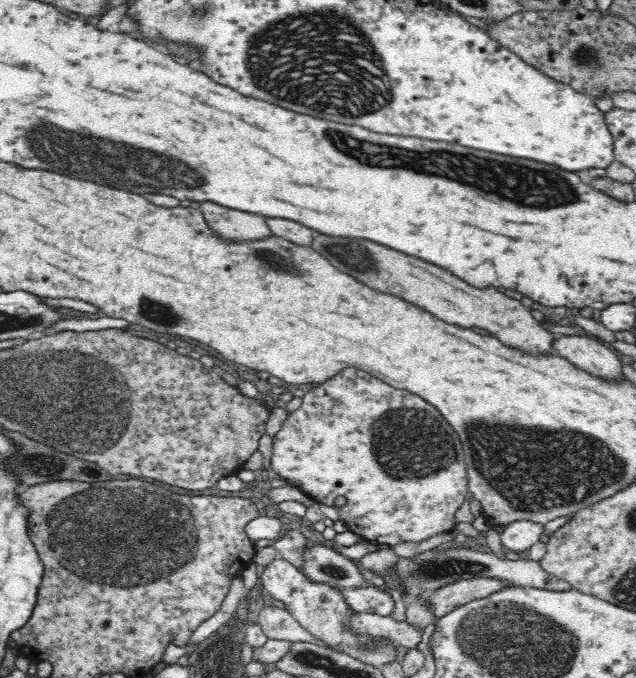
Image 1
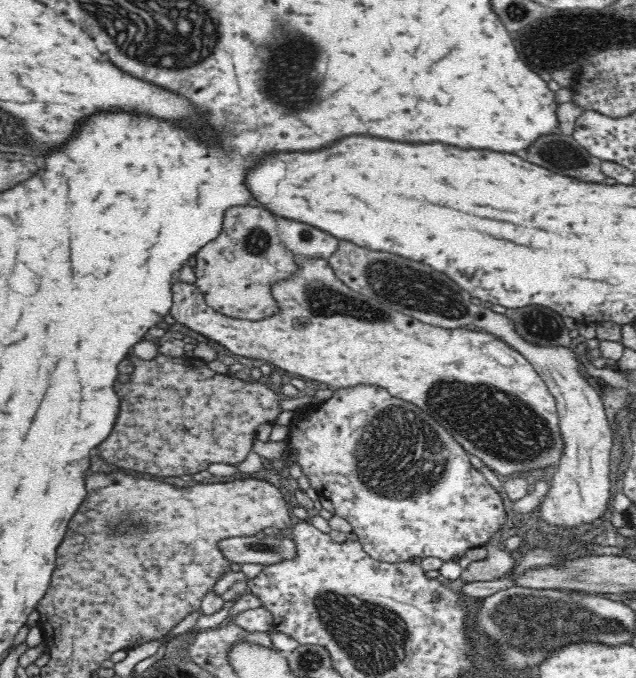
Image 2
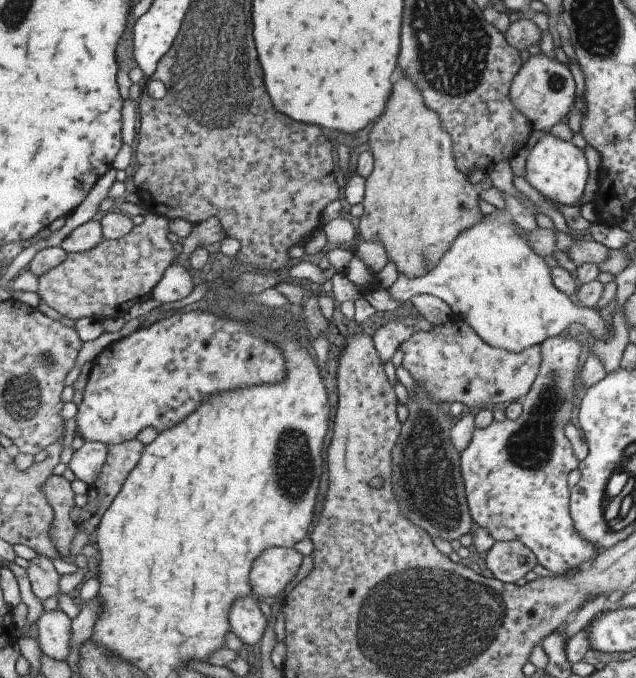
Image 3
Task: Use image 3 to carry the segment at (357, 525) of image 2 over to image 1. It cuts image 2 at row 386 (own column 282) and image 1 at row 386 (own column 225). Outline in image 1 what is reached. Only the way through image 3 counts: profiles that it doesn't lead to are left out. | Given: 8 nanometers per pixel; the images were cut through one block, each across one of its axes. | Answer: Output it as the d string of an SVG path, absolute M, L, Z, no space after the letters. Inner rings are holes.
M346 368L338 376L334 376L332 380L326 380L317 388L305 392L301 406L288 413L281 429L273 436L270 463L280 479L288 481L292 487L296 487L302 493L312 497L316 502L326 506L339 505L340 520L344 522L347 531L360 536L366 542L388 544L393 547L396 544L404 544L404 542L412 542L412 544L426 542L434 536L452 532L459 524L456 519L456 512L458 512L469 492L466 464L462 460L460 448L462 448L462 444L460 444L458 436L454 434L454 430L450 428L450 424L442 418L442 414L434 406L424 402L420 396L392 388L392 386L384 384L382 380L378 380L366 372ZM442 456L450 456L450 460L446 462L446 458L442 458ZM343 496L348 501L344 506L338 504L338 500Z

